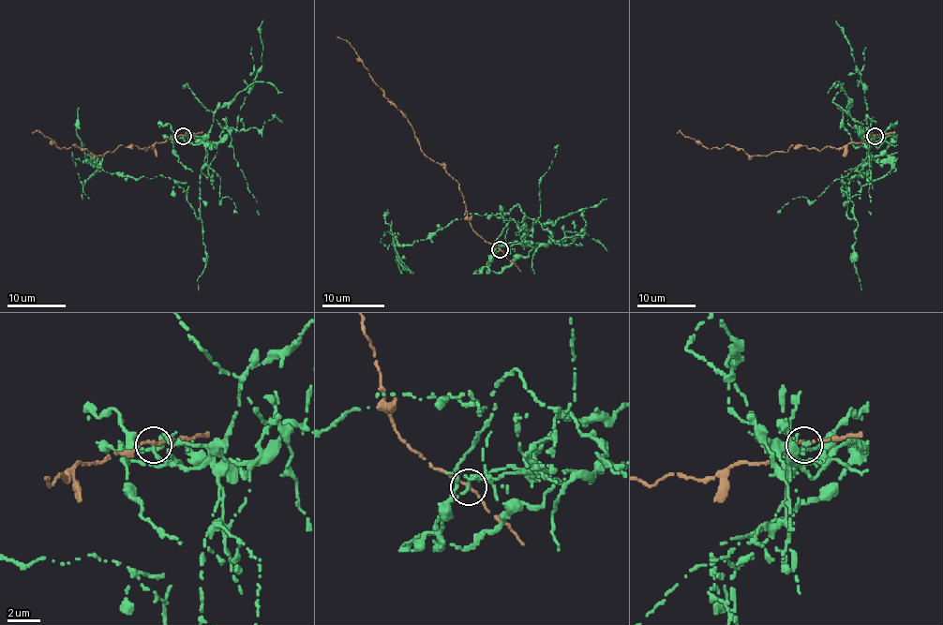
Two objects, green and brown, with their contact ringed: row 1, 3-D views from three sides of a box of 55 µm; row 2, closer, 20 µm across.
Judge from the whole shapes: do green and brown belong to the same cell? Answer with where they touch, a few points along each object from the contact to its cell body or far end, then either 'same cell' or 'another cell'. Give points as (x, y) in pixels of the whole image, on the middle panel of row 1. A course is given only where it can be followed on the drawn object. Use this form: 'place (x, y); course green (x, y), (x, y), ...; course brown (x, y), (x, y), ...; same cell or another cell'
place (500, 249); course green (499, 249), (526, 243), (517, 220), (517, 227), (499, 213), (465, 215), (396, 247), (405, 268), (391, 220); course brown (499, 249), (486, 243), (471, 227), (458, 183), (422, 152), (408, 119), (382, 92), (345, 40), (337, 37); another cell

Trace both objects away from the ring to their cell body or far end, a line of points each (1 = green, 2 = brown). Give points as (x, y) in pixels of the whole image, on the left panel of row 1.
1: (182, 137), (205, 149), (200, 218), (173, 179), (118, 176), (89, 160), (97, 171), (83, 185), (82, 200)
2: (182, 136), (156, 142), (152, 149), (120, 145), (97, 156), (74, 144), (60, 149), (39, 131), (32, 132)

